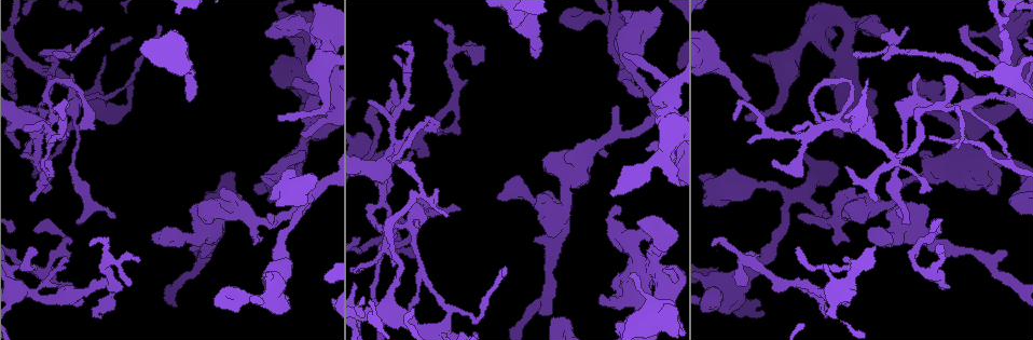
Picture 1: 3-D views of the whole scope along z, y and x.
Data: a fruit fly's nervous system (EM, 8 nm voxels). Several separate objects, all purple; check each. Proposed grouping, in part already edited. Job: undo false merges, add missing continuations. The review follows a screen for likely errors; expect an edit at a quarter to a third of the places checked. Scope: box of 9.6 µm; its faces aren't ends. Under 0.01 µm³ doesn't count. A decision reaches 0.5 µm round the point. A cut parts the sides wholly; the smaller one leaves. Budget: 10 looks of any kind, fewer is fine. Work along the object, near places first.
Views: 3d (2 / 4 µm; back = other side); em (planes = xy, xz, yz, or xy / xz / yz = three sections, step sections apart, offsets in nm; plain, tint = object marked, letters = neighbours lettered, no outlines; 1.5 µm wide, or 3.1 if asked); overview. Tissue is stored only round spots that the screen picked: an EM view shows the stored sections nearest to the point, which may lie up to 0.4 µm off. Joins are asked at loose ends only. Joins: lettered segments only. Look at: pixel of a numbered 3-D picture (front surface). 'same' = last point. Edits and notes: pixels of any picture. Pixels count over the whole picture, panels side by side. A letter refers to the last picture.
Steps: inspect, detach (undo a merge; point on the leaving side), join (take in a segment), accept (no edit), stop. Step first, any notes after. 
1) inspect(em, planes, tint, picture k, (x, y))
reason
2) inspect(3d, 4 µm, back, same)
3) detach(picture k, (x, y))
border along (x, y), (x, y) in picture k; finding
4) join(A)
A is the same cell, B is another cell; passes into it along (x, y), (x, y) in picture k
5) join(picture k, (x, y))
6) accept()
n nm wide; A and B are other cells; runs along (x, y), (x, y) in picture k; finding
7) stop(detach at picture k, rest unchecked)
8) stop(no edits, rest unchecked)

inspect(em, yz, step 4, plain, picture 1, (798, 248))
branch stops here

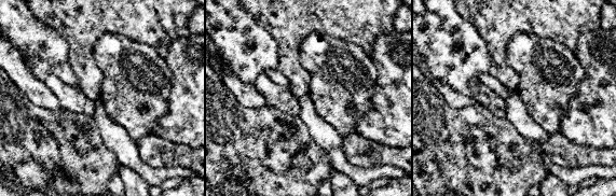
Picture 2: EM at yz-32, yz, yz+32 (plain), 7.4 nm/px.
inspect(em, yz, step 4, tint, same)

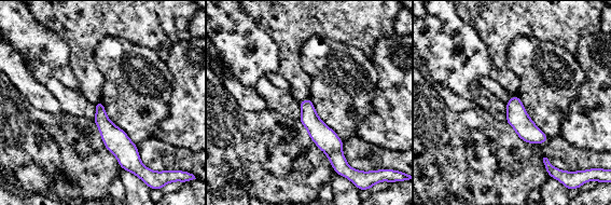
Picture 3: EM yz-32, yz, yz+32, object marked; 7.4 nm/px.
inspect(em, yz, step 4, letters, same)
what lies round it

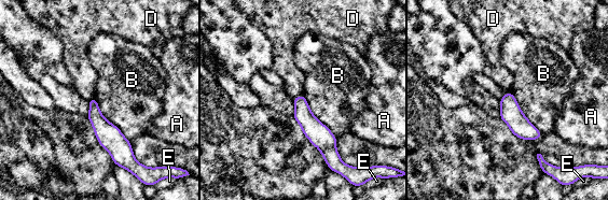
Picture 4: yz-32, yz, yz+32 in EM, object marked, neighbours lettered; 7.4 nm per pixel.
accept()
110 nm wide; A, B, D and E are other cells; border along (94, 96), (100, 113), (129, 142) in picture 4; no lettered segment goes on from it

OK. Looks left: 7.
inspect(em, xz, step 4, plain, picture 1, (944, 287))
branch stops here

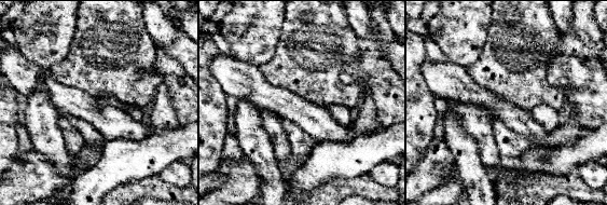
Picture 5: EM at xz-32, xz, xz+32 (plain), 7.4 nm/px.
inspect(em, xz, step 4, letters, same)

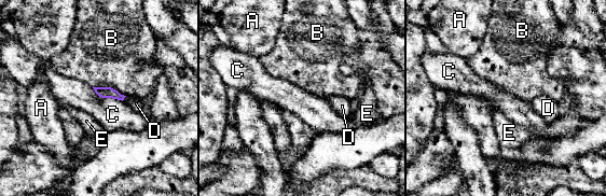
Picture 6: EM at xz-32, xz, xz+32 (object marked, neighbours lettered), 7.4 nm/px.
accept()
A, B, C, D and E are other cells; border along (92, 86), (99, 97), (122, 101) in picture 6; no lettered segment goes on from it

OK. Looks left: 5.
inspect(em, planes, letters, picture 1, (856, 53))

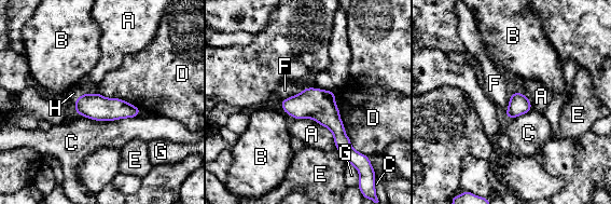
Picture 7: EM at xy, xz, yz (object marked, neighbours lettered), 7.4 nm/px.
join(H)
160 nm wide; H is the same cell, A, B, C, D, E, F and G are other cells; the neuron continues

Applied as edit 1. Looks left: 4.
inspect(overview)
redraw

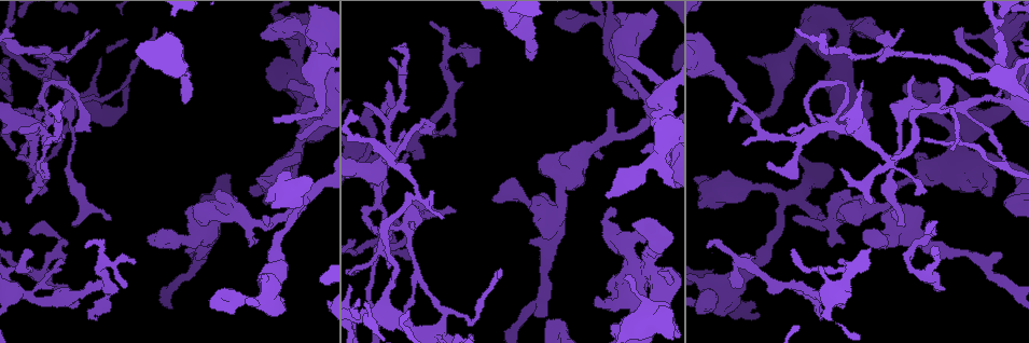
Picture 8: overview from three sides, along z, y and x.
inspect(em, planes, plain, picture 8, (406, 44))
thin end

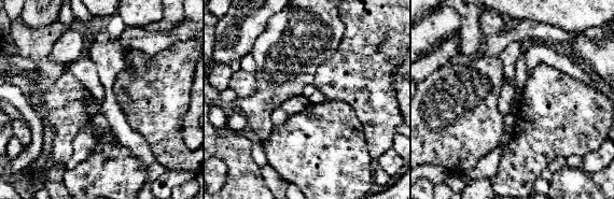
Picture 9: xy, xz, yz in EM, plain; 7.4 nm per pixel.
inspect(em, planes, letters, same)

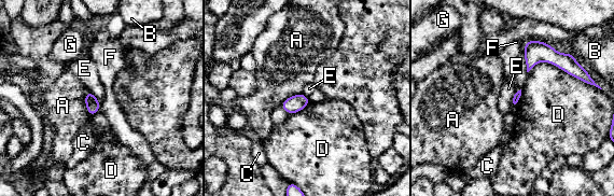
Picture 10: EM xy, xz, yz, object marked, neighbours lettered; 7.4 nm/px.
accept()
A, B, C, D, E, F and G are other cells; none of them fits

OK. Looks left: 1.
stop(join at picture 7, rest unchecked)

